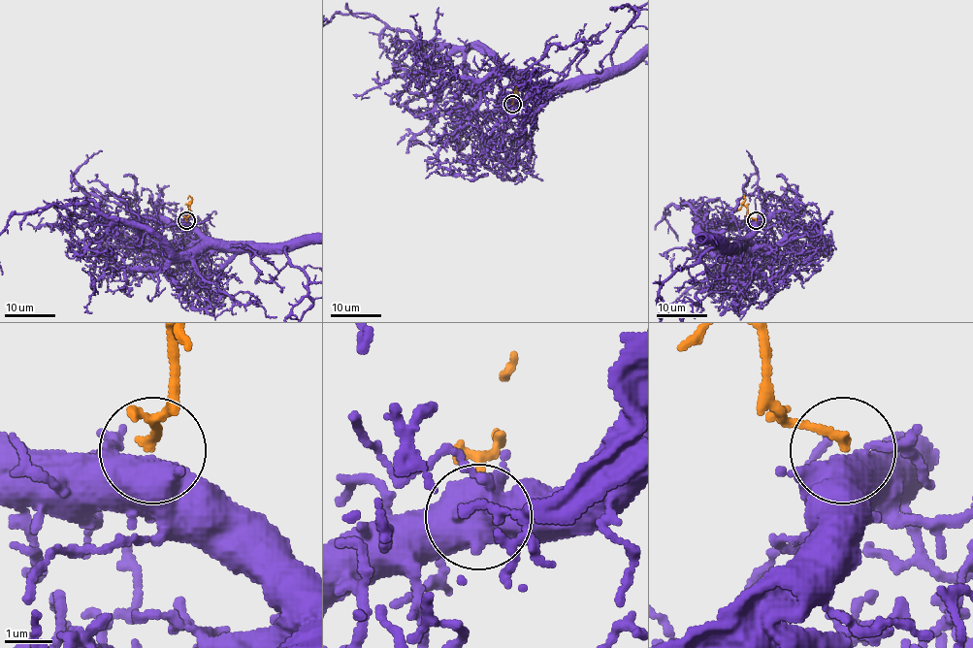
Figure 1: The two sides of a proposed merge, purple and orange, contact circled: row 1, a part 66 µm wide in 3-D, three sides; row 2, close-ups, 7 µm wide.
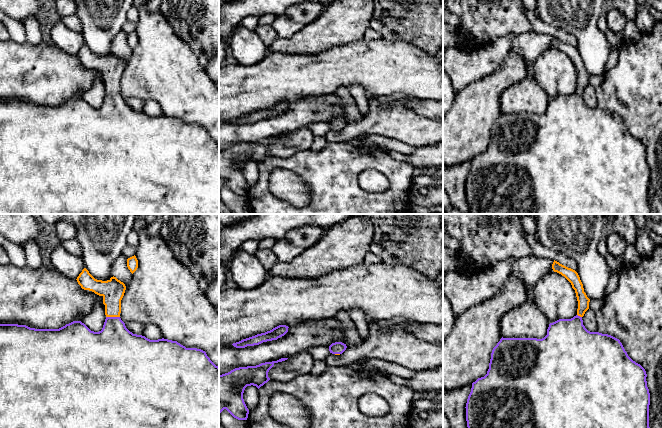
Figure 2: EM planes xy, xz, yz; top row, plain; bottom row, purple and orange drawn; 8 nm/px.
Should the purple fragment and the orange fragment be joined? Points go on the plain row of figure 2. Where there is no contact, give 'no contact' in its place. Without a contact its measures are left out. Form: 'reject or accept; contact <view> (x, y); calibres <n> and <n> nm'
accept; contact xy (113, 93); calibres 360 and 180 nm

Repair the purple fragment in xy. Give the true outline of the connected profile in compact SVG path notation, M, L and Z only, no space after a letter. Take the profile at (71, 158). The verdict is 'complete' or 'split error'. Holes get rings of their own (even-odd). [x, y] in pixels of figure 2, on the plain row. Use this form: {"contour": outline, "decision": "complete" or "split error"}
{"contour": "M84 44L76 56L82 65L103 73L106 95L101 107L91 107L81 97L73 97L59 105L0 100L0 214L219 214L219 143L206 128L186 124L177 117L164 114L150 116L130 108L120 94L126 62L116 53L107 57L97 56Z", "decision": "split error"}

